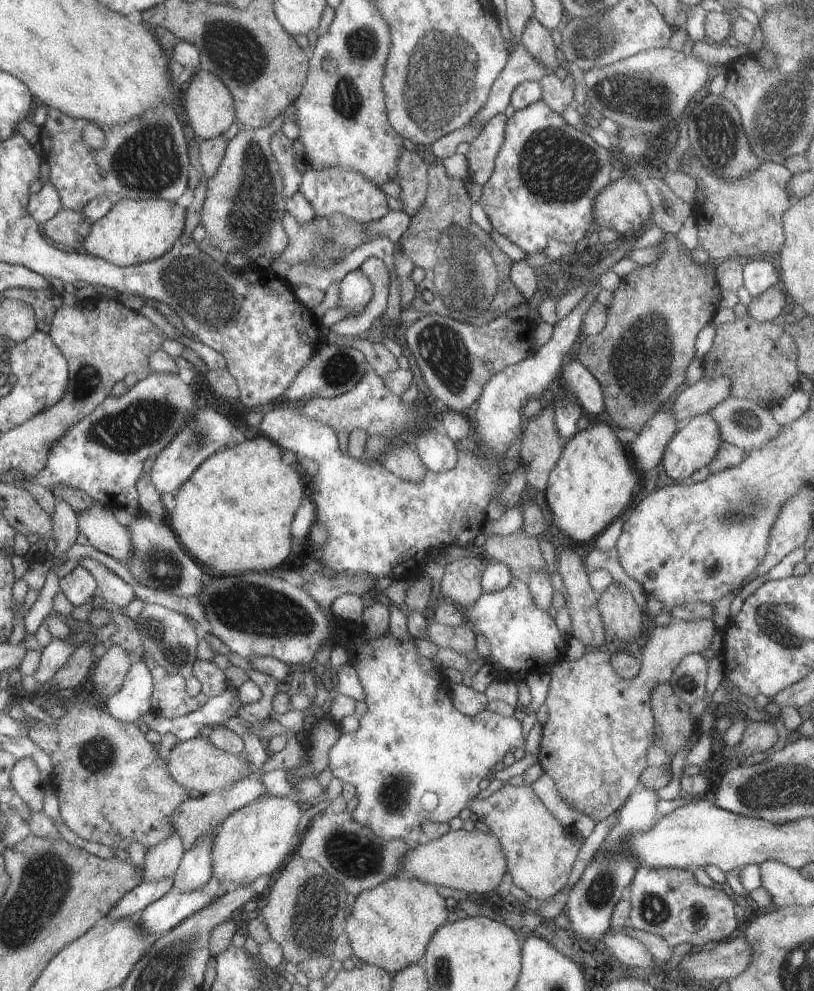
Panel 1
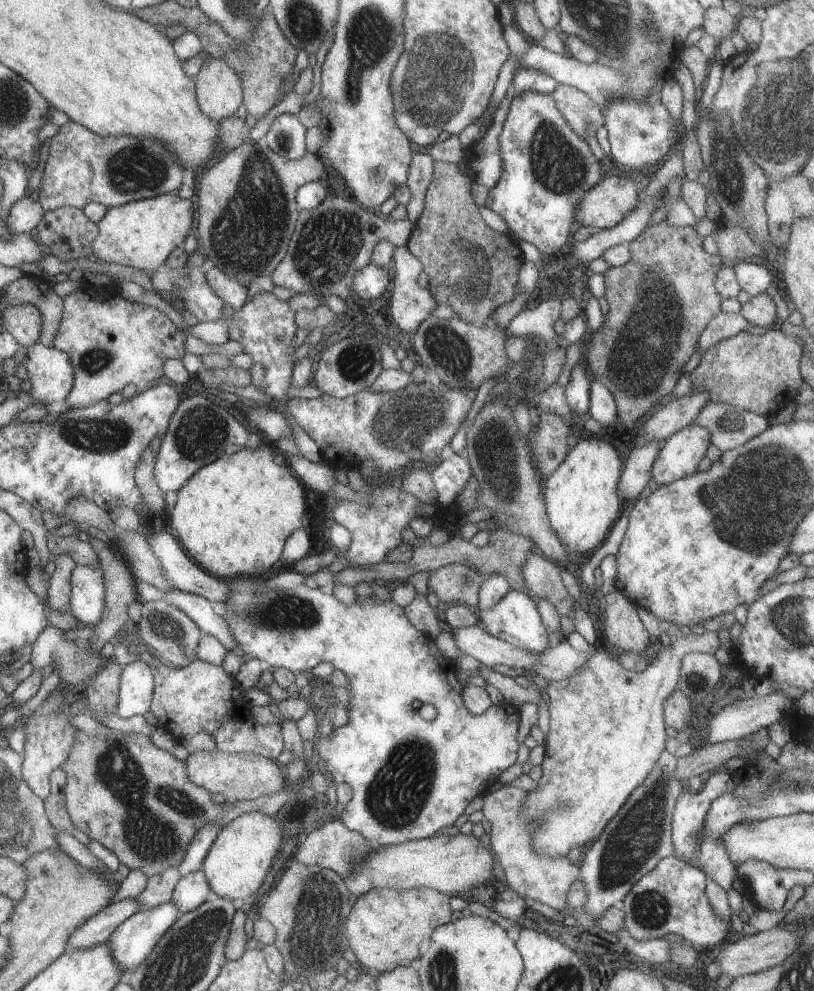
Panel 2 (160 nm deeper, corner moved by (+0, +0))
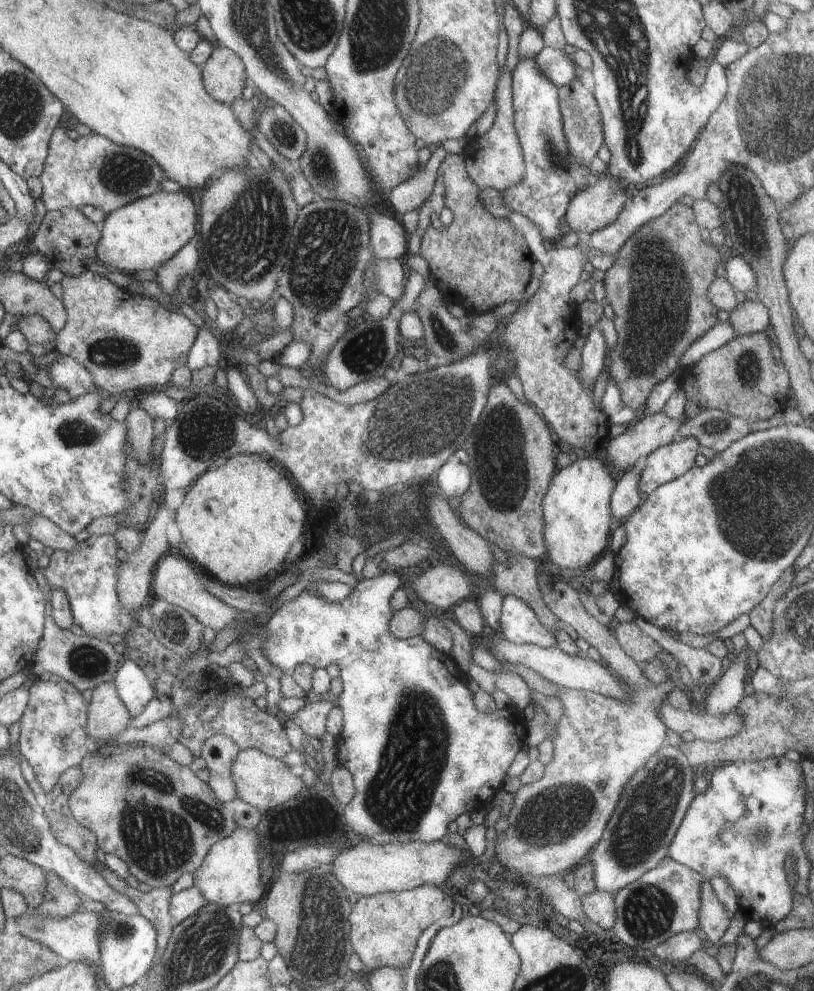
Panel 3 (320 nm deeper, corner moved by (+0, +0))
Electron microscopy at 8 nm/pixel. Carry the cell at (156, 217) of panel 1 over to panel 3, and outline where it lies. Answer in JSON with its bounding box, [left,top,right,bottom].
[95,190,196,276]

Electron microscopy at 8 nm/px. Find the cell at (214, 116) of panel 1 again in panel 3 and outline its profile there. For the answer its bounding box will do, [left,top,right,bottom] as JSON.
[201,45,247,105]

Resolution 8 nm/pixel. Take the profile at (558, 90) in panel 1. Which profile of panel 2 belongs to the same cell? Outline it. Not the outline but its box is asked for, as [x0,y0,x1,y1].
[552,85,604,140]

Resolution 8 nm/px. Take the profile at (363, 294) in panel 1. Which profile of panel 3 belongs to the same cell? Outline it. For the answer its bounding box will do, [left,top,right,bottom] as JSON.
[375,259,409,301]

